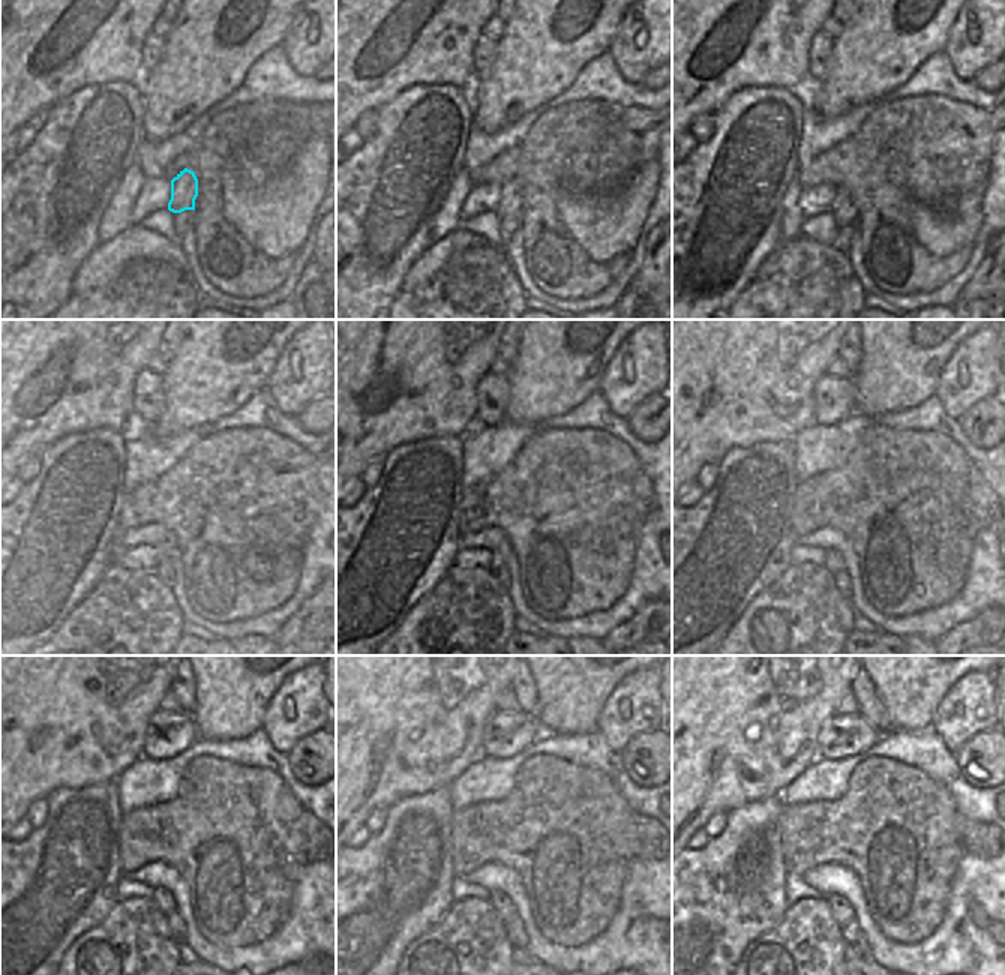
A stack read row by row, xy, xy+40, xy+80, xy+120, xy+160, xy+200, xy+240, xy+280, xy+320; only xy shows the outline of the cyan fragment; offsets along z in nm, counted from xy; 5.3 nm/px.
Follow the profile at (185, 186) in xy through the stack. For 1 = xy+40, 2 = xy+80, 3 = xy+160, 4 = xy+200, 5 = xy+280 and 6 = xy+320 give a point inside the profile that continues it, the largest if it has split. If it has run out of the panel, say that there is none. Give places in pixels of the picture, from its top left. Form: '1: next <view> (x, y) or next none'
1: next xy+40 (510, 204)
2: next xy+80 (843, 210)
3: next xy+160 (497, 558)
4: next xy+200 (833, 563)
5: next xy+280 (503, 905)
6: next xy+320 (840, 908)

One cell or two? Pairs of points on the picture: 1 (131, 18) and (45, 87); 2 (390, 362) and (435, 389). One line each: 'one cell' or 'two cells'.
1: one cell
2: one cell

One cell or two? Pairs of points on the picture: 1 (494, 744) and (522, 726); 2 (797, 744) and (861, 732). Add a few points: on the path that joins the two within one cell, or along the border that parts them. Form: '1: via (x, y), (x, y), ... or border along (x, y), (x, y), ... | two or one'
1: via (501, 738), (507, 732), (515, 731) | one
2: border along (836, 713), (819, 734), (818, 755) | two

